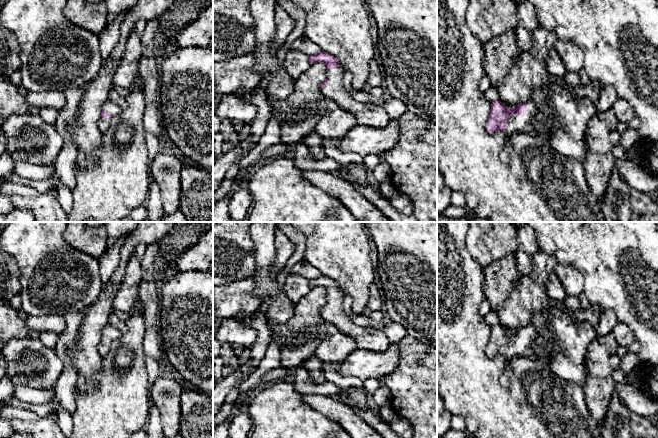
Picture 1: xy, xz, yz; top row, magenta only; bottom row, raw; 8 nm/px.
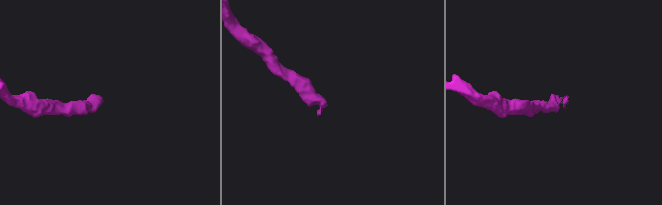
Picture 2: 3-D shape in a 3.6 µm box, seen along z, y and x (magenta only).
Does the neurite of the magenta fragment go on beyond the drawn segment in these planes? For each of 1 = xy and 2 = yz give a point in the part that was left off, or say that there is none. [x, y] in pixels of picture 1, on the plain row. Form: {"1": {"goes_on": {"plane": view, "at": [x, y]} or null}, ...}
{"1": {"goes_on": {"plane": "xy", "at": [109, 330]}}, "2": {"goes_on": {"plane": "yz", "at": [515, 348]}}}

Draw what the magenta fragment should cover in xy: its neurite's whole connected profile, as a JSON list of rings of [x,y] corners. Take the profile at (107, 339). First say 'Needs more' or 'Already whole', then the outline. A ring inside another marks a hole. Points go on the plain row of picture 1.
Needs more. [[[107,324],[102,331],[101,341],[97,347],[97,351],[101,357],[104,357],[114,340],[117,340],[121,336],[121,332],[111,324]]]

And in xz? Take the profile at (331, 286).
Needs more. [[[321,275],[310,279],[309,286],[323,286],[327,291],[327,302],[321,309],[321,316],[326,323],[335,325],[342,333],[350,336],[356,342],[356,349],[385,352],[391,344],[383,330],[373,332],[356,325],[344,312],[343,294],[339,291],[339,284],[333,279]]]

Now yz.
Needs more. [[[500,324],[492,327],[486,355],[493,357],[501,354],[506,358],[515,356],[526,356],[536,362],[532,345],[537,336],[538,330],[534,324],[523,326],[517,331],[508,332]]]

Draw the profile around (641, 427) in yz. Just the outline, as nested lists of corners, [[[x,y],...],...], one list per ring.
[[[631,413],[630,427],[632,438],[658,438],[658,429],[652,420],[636,413]]]

